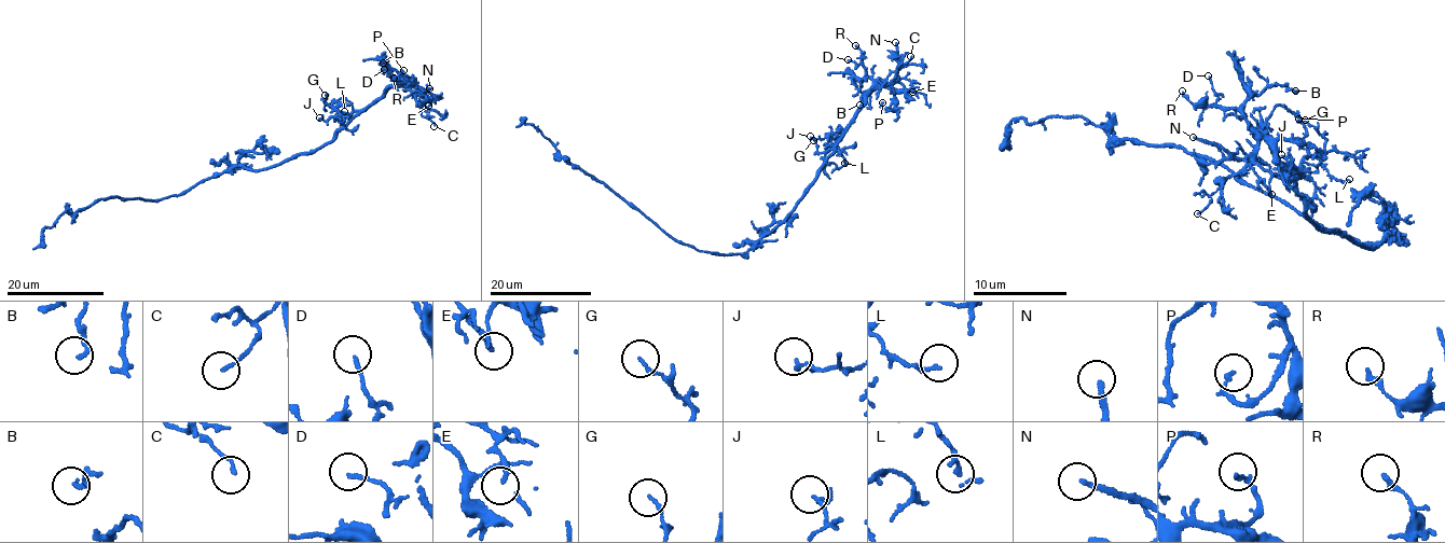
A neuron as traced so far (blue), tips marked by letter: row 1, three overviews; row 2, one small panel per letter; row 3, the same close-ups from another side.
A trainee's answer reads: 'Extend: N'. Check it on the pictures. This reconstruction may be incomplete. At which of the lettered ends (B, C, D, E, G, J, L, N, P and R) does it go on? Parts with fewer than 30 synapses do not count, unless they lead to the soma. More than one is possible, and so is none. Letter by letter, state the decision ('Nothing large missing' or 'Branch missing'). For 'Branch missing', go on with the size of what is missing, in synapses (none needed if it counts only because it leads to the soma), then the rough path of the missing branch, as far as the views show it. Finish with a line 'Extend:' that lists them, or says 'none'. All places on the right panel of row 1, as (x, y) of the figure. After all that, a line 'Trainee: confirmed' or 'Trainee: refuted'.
B: Nothing large missing
C: Nothing large missing
D: Nothing large missing
E: Nothing large missing
G: Nothing large missing
J: Nothing large missing
L: Nothing large missing
N: Branch missing. Course of what is missing: (1193, 137), (1178, 140), (1163, 137), (1112, 78), (1020, 37), (998, 36), (977, 15)
P: Nothing large missing
R: Nothing large missing
Extend: N
Trainee: confirmed

